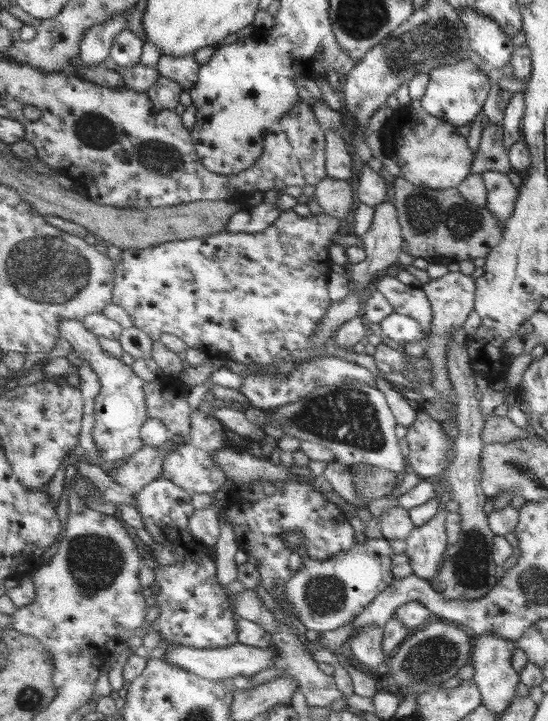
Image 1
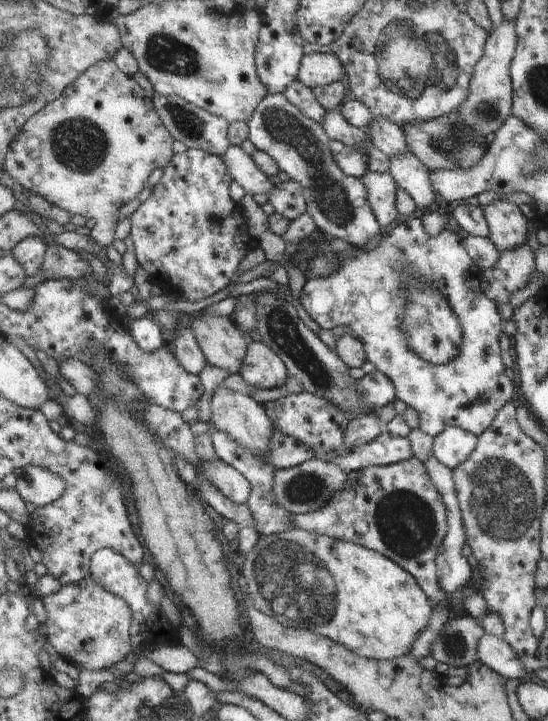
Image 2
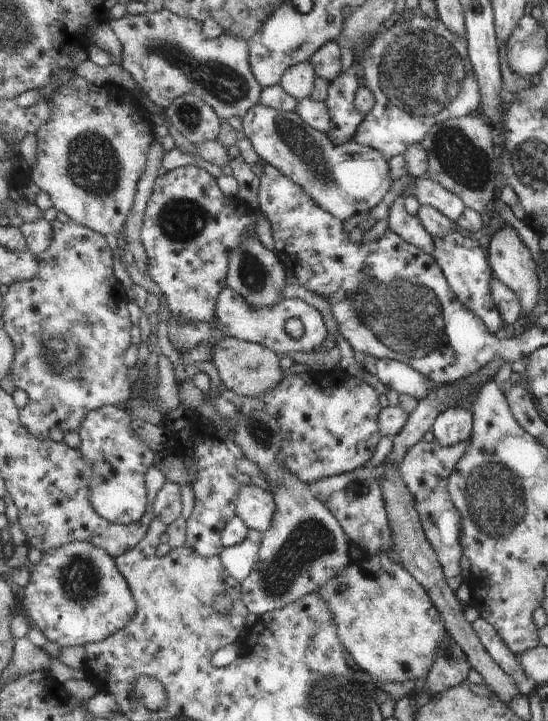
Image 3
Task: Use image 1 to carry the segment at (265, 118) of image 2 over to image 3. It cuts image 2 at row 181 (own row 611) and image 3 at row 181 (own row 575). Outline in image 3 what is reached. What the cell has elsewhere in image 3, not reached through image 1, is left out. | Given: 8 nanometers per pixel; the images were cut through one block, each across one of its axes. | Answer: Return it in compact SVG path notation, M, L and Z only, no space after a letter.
M257 104L256 108L249 110L249 114L242 118L244 134L252 142L257 154L267 164L275 166L293 182L299 184L305 194L313 198L323 210L328 210L341 222L361 213L370 213L385 200L385 196L392 189L394 178L391 174L388 158L375 150L372 146L365 146L358 142L347 141L345 144L333 142L328 134L314 129L305 122L295 111L286 111Z

